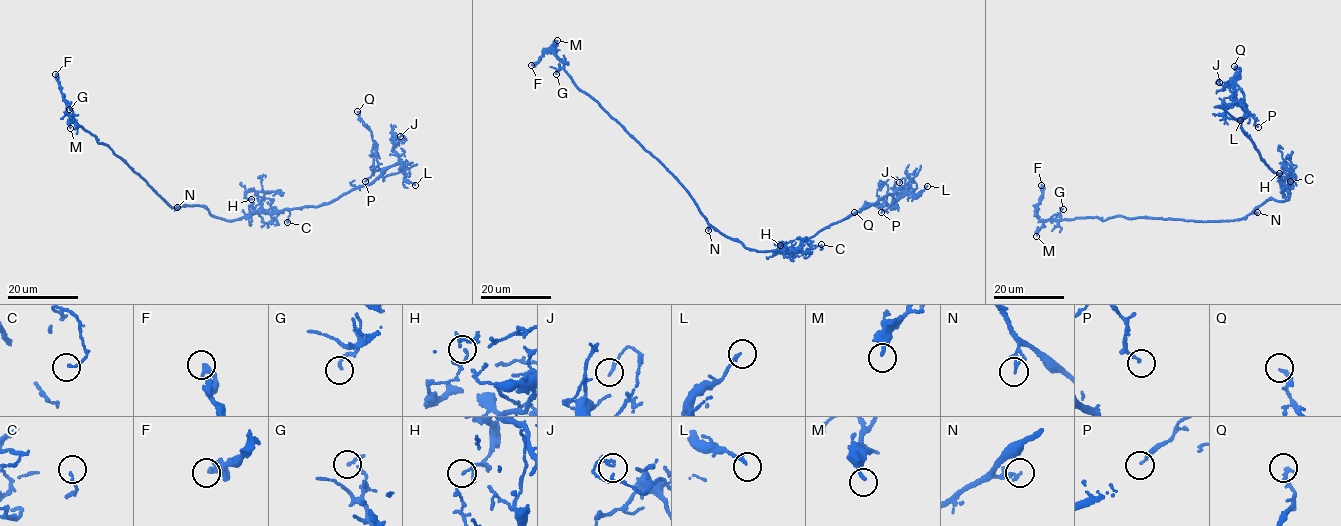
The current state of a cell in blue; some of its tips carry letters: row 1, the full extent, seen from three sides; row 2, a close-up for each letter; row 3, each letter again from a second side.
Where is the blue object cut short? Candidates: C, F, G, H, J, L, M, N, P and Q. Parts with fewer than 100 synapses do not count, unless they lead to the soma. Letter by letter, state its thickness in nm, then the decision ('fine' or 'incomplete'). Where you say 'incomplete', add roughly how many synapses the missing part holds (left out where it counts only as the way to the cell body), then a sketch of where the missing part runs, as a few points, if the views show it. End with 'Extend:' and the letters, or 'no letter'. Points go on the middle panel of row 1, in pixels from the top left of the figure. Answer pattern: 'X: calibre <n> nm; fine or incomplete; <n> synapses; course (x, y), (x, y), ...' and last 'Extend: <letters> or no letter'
C: calibre 110 nm; fine
F: calibre 240 nm; fine
G: calibre 140 nm; fine
H: calibre 80 nm; fine
J: calibre 190 nm; fine
L: calibre 150 nm; fine
M: calibre 160 nm; fine
N: calibre 90 nm; fine
P: calibre 120 nm; fine
Q: calibre 140 nm; fine
Extend: no letter

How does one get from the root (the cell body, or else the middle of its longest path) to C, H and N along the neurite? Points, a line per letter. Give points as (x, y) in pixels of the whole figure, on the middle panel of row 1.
C: (720, 232), (745, 247), (758, 250), (806, 252), (819, 245), (822, 249), (821, 244)
H: (720, 232), (747, 248), (786, 251), (789, 256), (773, 252), (780, 245)
N: (720, 232), (710, 225), (708, 230)

